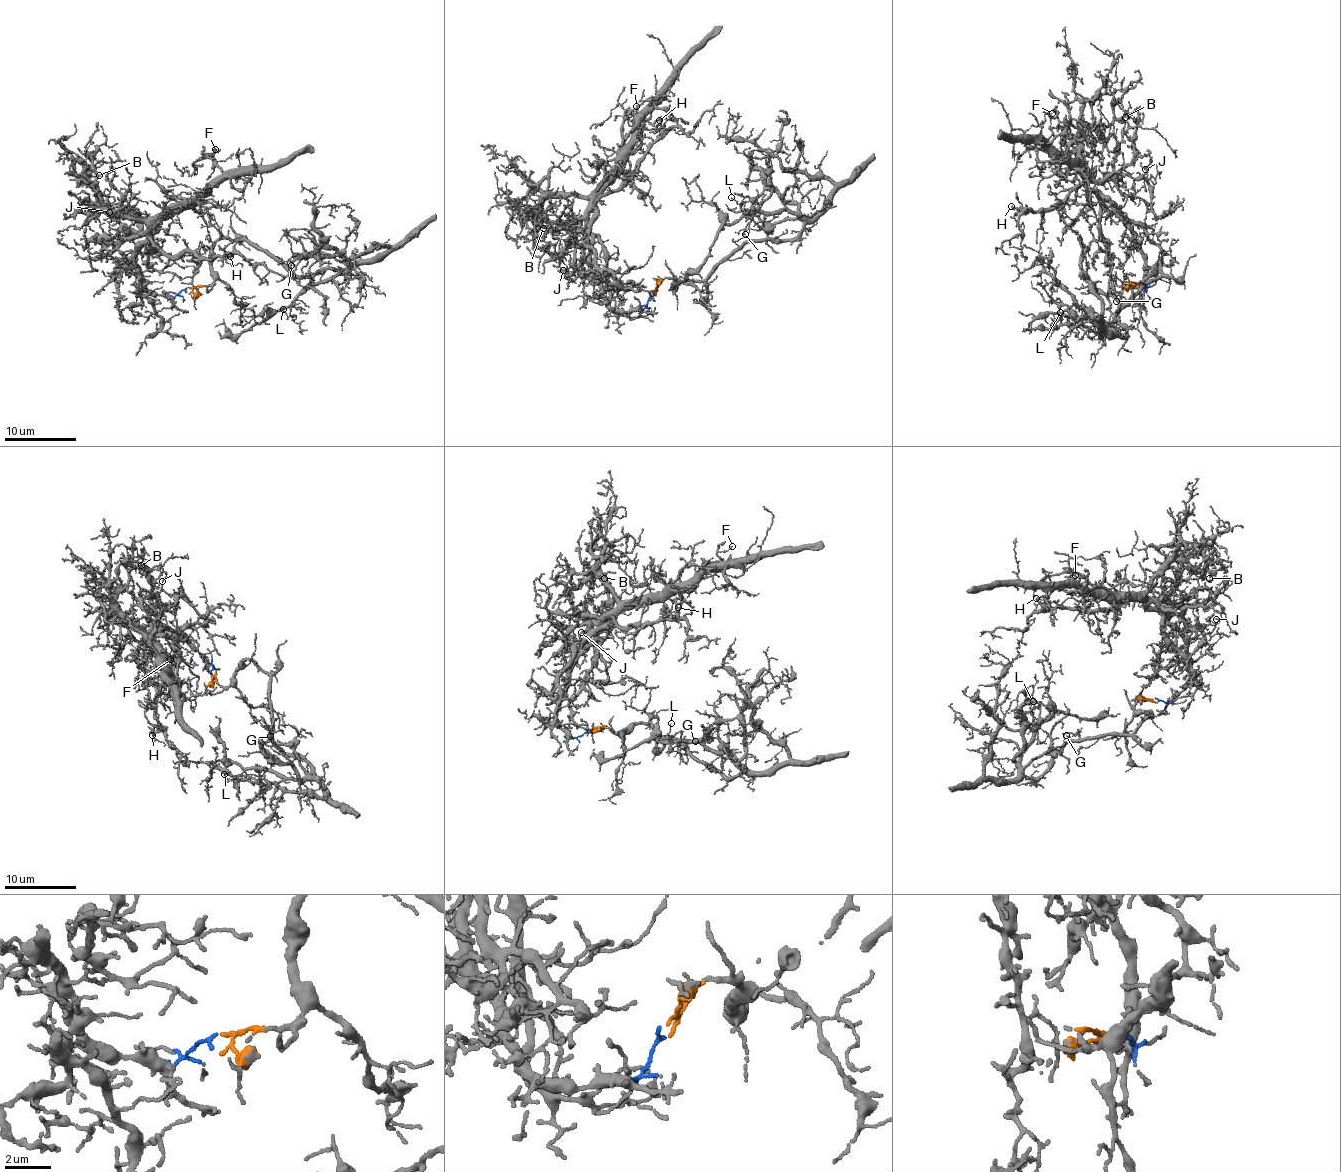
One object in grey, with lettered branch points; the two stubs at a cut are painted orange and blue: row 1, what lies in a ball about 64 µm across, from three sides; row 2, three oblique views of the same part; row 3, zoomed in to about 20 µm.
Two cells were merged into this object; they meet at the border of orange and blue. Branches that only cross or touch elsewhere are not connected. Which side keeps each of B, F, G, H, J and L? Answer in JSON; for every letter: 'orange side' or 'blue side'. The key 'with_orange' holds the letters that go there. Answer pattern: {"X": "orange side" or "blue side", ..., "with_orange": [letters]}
{"B": "blue side", "F": "blue side", "G": "orange side", "H": "blue side", "J": "blue side", "L": "orange side", "with_orange": ["G", "L"]}

